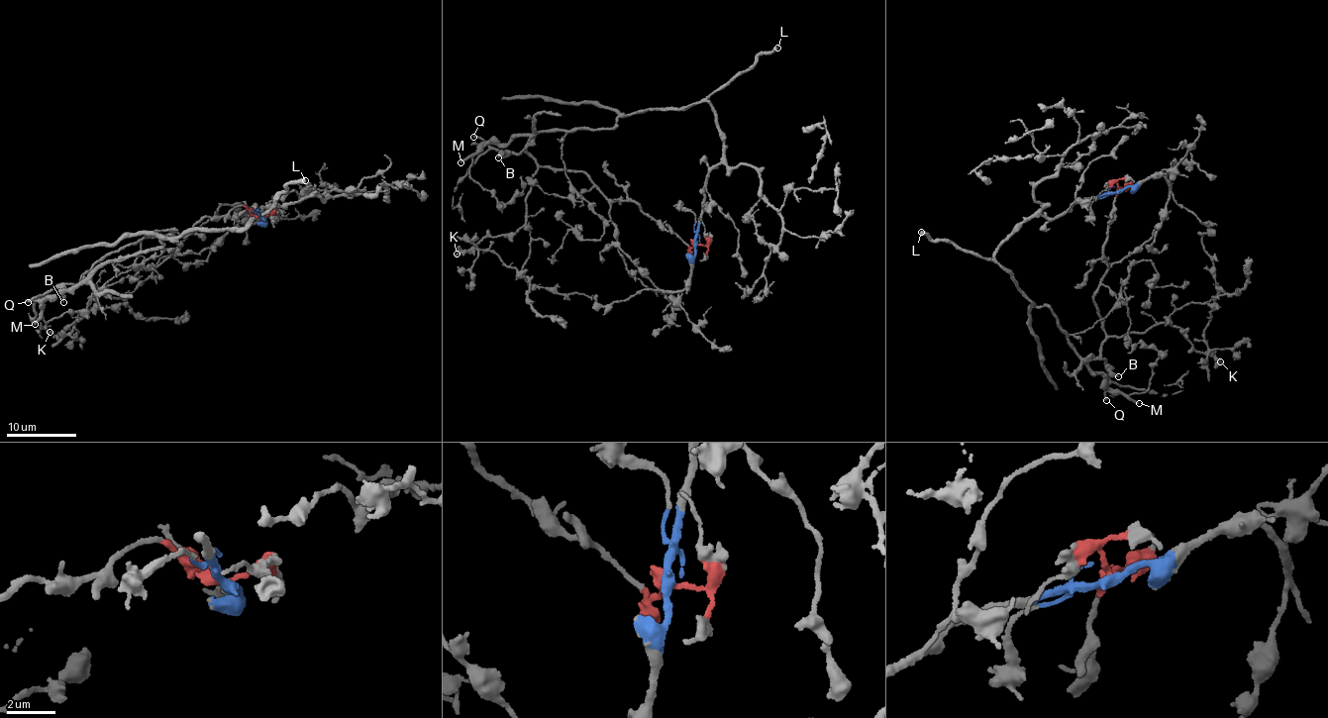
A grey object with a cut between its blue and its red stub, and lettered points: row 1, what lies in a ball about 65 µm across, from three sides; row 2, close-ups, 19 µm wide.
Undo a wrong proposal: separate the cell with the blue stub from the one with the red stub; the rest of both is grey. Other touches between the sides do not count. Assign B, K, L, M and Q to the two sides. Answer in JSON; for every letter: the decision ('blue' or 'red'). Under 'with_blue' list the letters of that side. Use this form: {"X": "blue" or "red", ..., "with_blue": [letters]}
{"B": "red", "K": "red", "L": "blue", "M": "blue", "Q": "red", "with_blue": ["L", "M"]}

